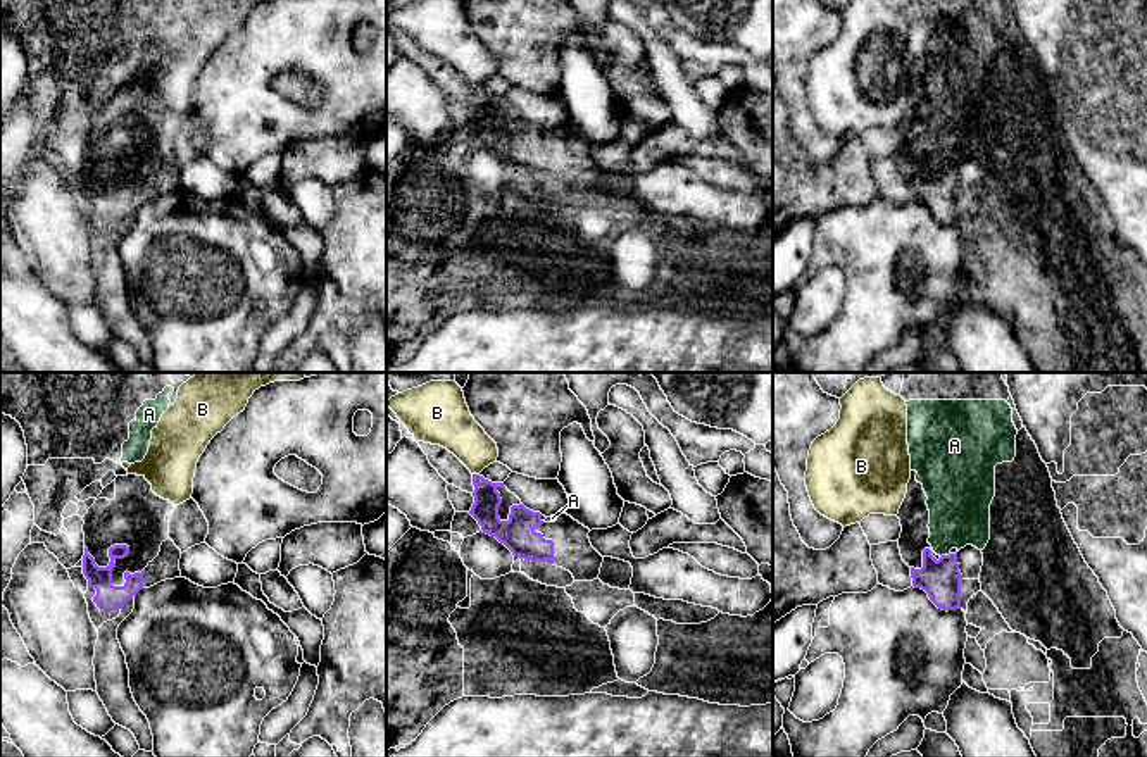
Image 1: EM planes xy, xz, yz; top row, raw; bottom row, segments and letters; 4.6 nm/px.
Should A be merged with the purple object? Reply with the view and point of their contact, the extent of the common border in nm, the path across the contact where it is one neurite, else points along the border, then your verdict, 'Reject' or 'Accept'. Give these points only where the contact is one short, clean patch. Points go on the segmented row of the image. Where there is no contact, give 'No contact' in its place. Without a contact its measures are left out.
Touches purple at yz (944, 556). Shared border 50 nm. Accept

